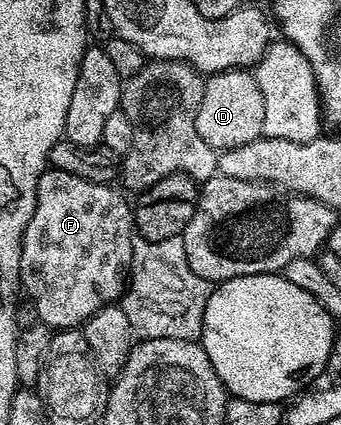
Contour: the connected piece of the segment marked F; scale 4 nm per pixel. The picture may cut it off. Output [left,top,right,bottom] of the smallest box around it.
[21,166,135,330]

